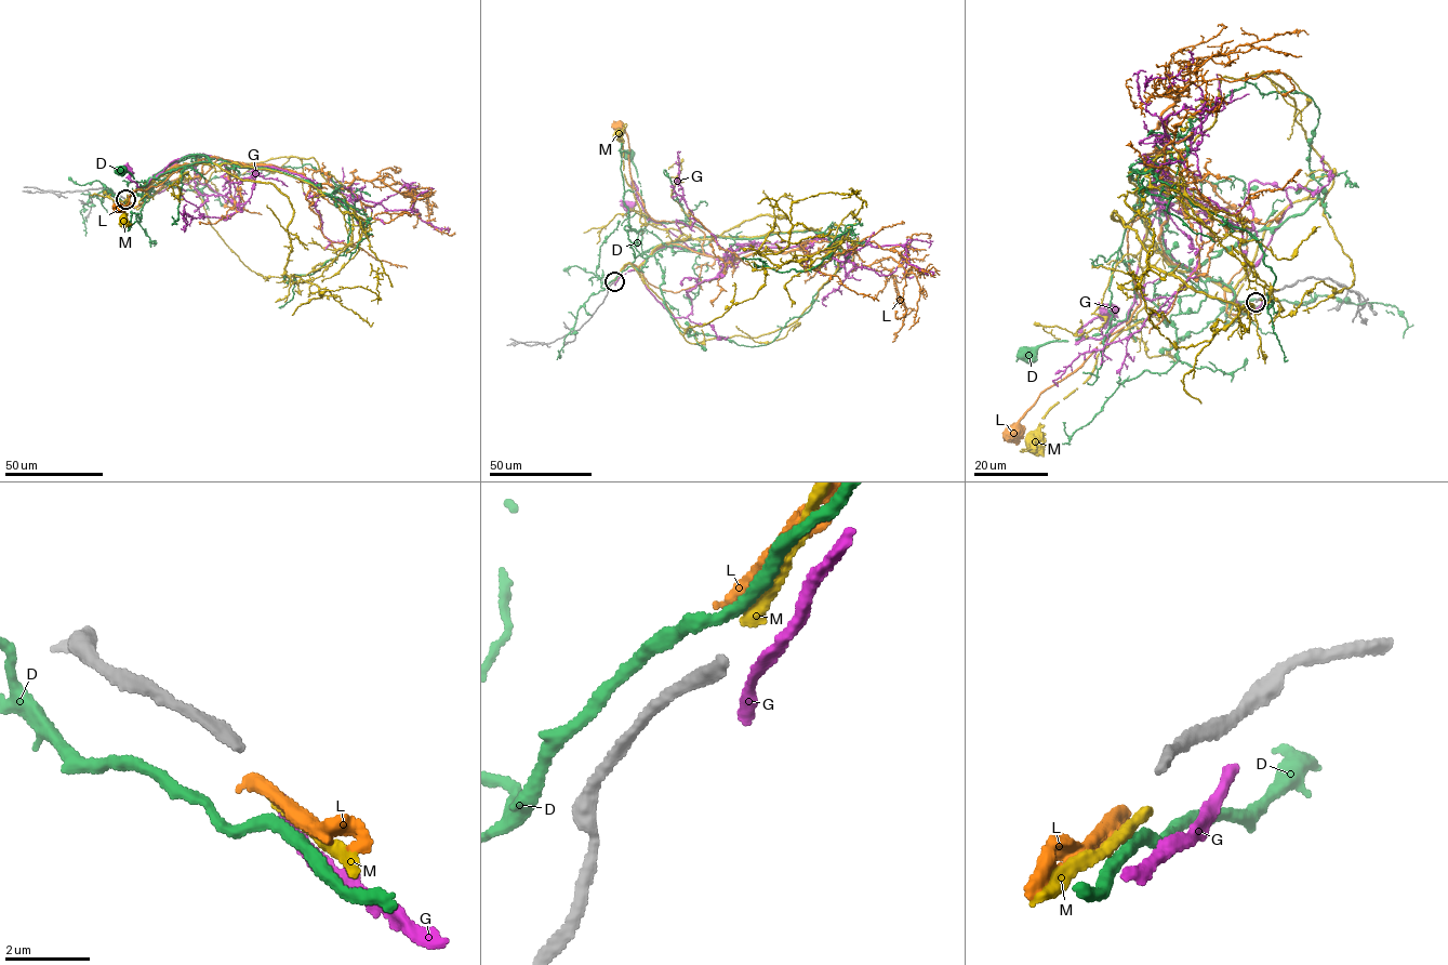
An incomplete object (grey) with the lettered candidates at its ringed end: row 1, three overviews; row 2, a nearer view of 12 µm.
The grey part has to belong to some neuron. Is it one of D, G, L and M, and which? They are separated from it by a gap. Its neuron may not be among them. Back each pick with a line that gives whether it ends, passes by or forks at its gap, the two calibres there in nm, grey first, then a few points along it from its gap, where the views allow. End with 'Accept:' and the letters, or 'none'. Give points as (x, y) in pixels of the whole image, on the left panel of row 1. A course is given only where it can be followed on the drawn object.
M: It ends there. Thickness 240 nm (grey) against 280 nm. Its course: (127, 201), (138, 209), (154, 180), (180, 168), (133, 193), (123, 221)
Accept: M

